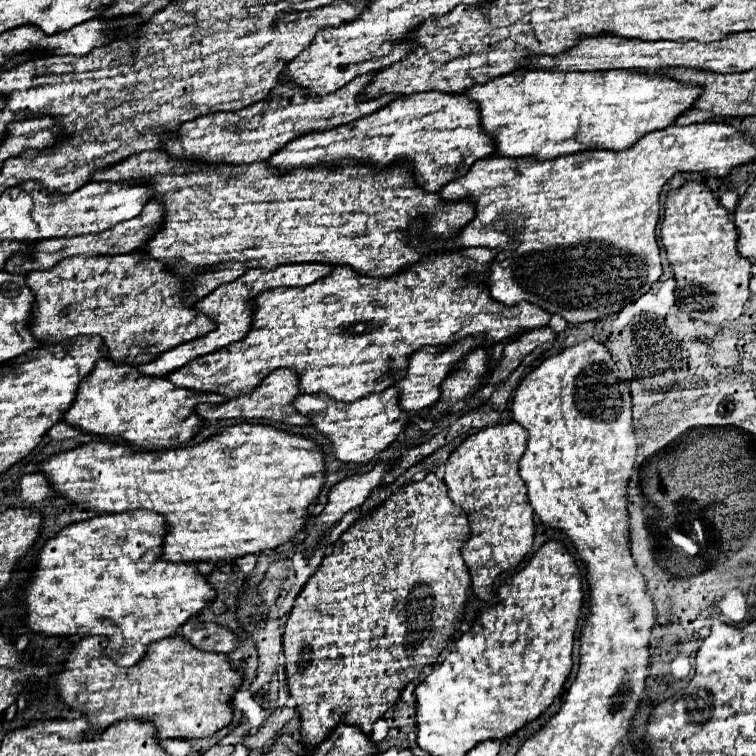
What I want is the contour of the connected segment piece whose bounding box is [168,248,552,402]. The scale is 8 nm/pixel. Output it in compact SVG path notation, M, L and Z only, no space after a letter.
M464 248L464 250L454 250L454 252L424 256L422 262L410 266L400 276L392 276L392 278L386 278L386 280L362 276L362 274L354 272L350 266L336 266L328 276L318 278L314 284L308 284L304 288L274 288L274 290L268 290L268 292L264 292L264 294L260 294L256 298L256 304L258 306L256 306L256 312L254 312L254 324L252 324L250 334L244 340L232 344L230 348L222 348L218 352L212 352L210 356L200 356L198 360L192 360L190 364L186 364L186 368L180 368L178 372L172 372L168 376L168 380L174 382L174 384L178 384L180 388L192 388L192 390L198 390L198 392L216 392L216 394L222 394L222 396L228 396L228 398L236 398L236 396L250 394L272 370L276 370L276 368L294 368L298 372L298 376L302 378L300 390L304 394L328 394L334 400L354 402L354 400L360 400L364 396L384 392L386 388L390 388L396 380L400 380L406 374L408 360L410 360L408 356L412 356L414 352L418 352L426 344L454 344L454 342L458 342L458 340L462 340L466 336L478 336L478 334L482 334L482 336L486 336L490 340L502 342L502 340L506 340L506 338L510 338L510 336L514 336L518 332L542 328L542 326L546 326L550 322L552 314L546 312L540 306L536 306L536 304L520 302L516 306L506 306L506 304L500 304L500 302L492 300L490 290L486 290L486 288L488 288L490 264L494 262L494 258L496 258L496 250L490 250L490 248Z

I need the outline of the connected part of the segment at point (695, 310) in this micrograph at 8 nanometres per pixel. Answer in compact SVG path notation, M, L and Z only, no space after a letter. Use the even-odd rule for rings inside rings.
M686 182L682 188L670 192L664 208L662 244L676 278L676 304L690 318L722 324L740 318L744 312L750 298L748 282L752 264L738 256L736 242L738 230L730 222L728 210L722 208L708 186Z

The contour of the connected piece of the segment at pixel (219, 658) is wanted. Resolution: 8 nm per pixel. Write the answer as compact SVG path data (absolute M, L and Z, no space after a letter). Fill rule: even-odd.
M88 636L72 652L64 670L58 674L58 692L66 706L86 714L90 722L88 736L100 726L100 732L124 718L148 720L158 728L160 738L206 738L228 726L234 718L232 696L244 676L232 666L226 654L202 652L186 638L172 636L154 642L150 654L138 666L122 668L104 656L106 636Z

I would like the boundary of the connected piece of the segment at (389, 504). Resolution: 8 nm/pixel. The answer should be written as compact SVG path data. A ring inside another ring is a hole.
M428 474L422 482L412 482L404 488L400 488L396 494L390 496L390 500L386 500L384 504L380 504L368 520L360 520L354 522L342 536L340 540L336 540L332 554L324 556L320 568L310 576L310 580L304 584L304 588L300 590L292 614L288 618L286 624L286 634L284 634L284 654L286 654L286 678L288 678L288 690L290 696L296 700L298 712L300 714L300 740L302 744L306 744L308 748L318 746L320 742L324 742L330 732L336 728L336 724L340 722L348 722L352 726L358 726L364 734L372 732L372 724L380 718L384 718L384 714L400 700L402 690L412 684L414 680L420 678L420 672L424 666L432 666L436 664L436 658L446 650L450 638L456 634L456 620L462 618L462 608L468 600L468 590L472 588L470 582L470 572L468 566L462 560L460 548L462 544L470 538L470 522L466 512L462 512L462 508L458 508L450 496L448 496L448 488L446 484L436 476L436 474Z

